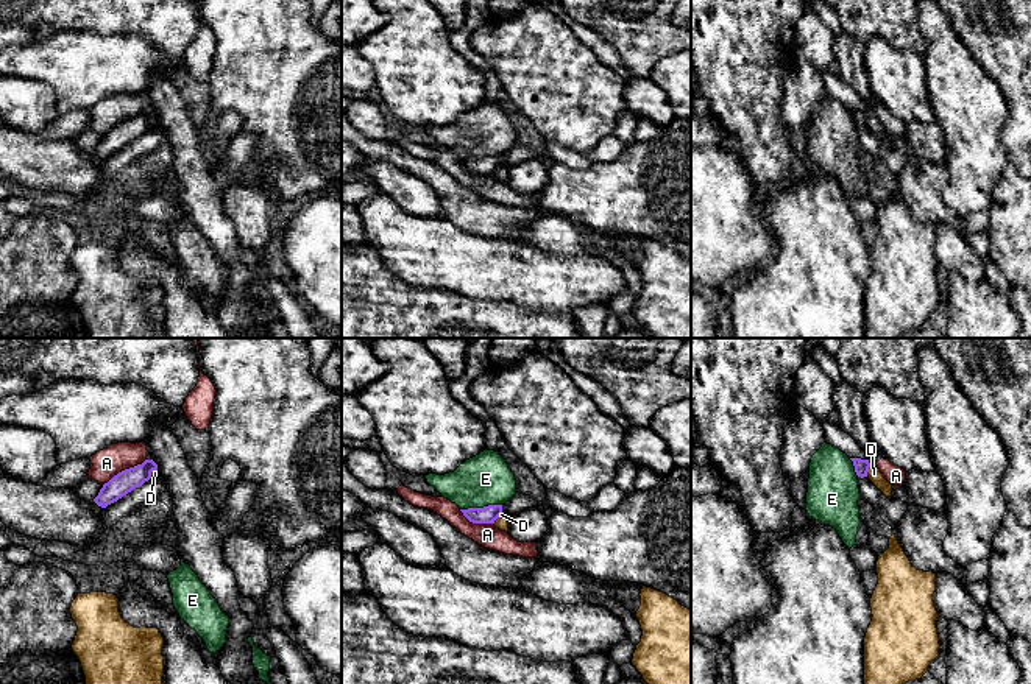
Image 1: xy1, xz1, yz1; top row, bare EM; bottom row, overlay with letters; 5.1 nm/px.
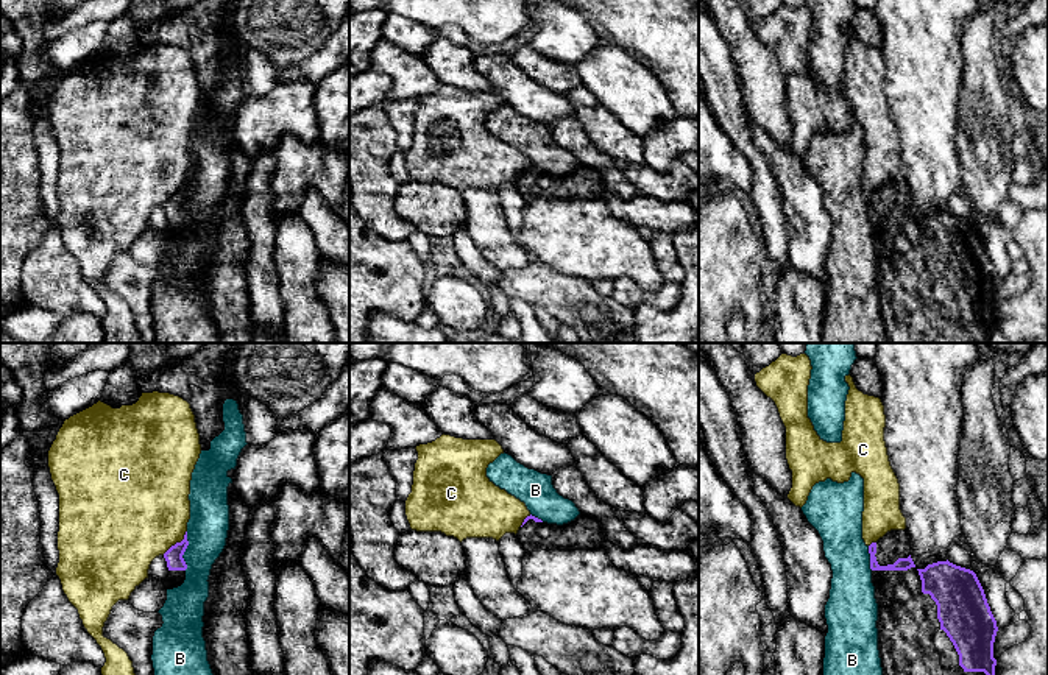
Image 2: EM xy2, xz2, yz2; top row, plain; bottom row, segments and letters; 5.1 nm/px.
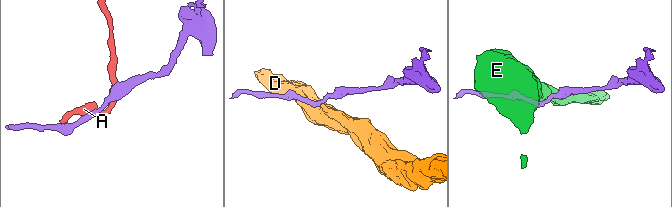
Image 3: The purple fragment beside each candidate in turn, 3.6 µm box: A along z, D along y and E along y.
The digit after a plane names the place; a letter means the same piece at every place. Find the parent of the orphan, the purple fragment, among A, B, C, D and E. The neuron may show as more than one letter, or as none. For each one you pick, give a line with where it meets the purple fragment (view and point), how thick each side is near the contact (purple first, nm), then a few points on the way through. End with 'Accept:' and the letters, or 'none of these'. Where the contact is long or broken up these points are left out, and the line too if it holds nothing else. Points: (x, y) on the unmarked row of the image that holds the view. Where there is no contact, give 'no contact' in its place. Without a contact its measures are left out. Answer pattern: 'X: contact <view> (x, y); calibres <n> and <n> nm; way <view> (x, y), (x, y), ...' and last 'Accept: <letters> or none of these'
Accept: none of these

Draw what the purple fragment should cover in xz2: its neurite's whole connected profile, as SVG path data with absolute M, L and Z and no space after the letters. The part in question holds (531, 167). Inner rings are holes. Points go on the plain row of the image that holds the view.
M582 164L563 176L547 175L530 165L524 170L516 187L526 204L555 200L594 201L605 193L597 171Z

